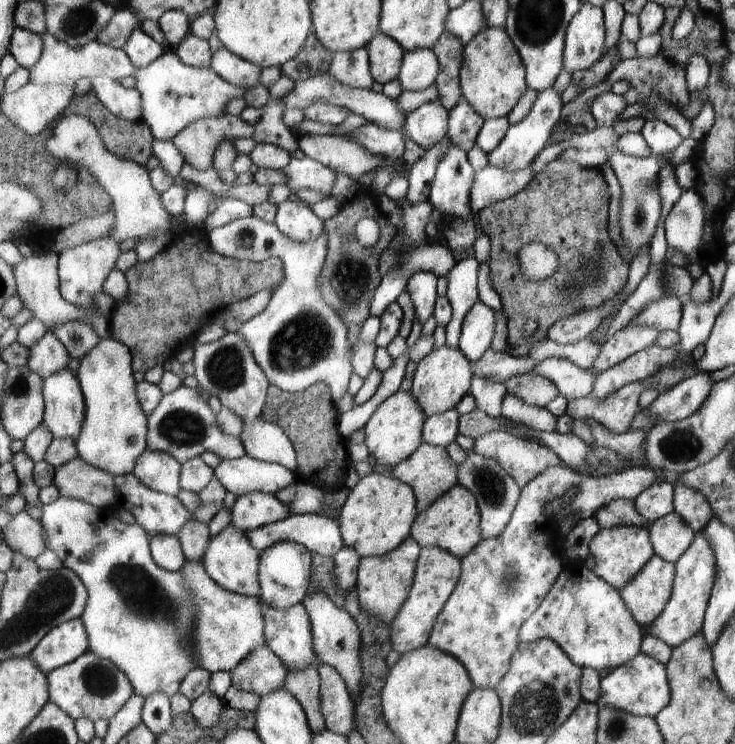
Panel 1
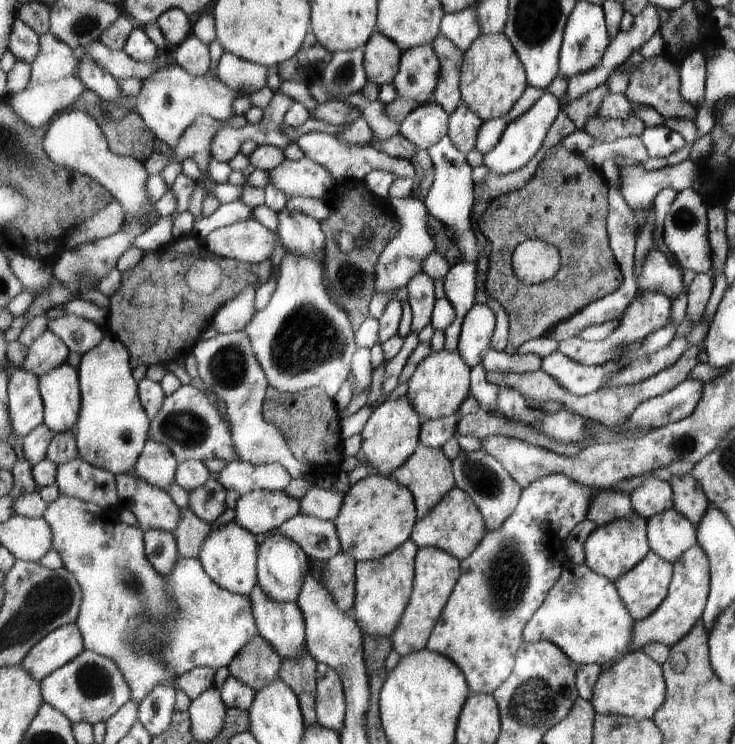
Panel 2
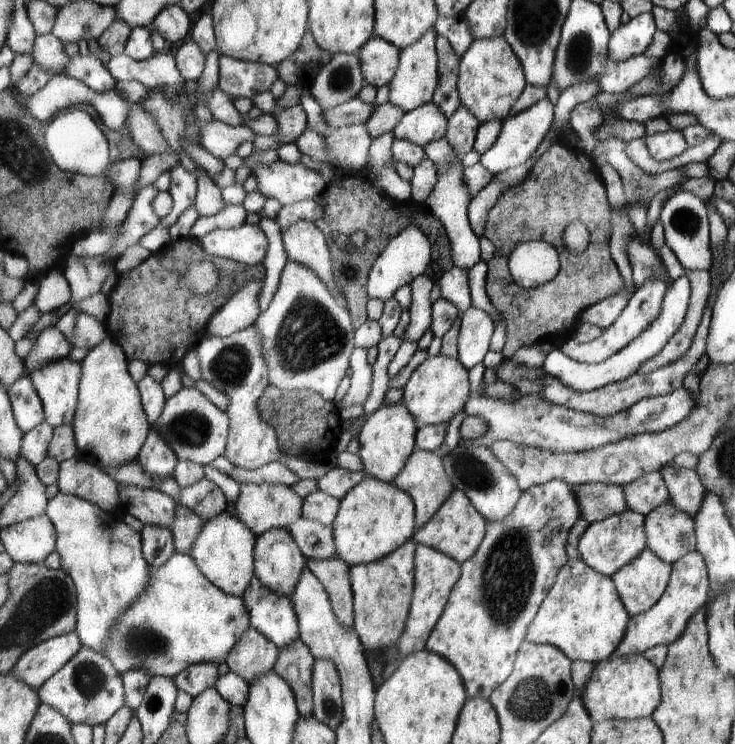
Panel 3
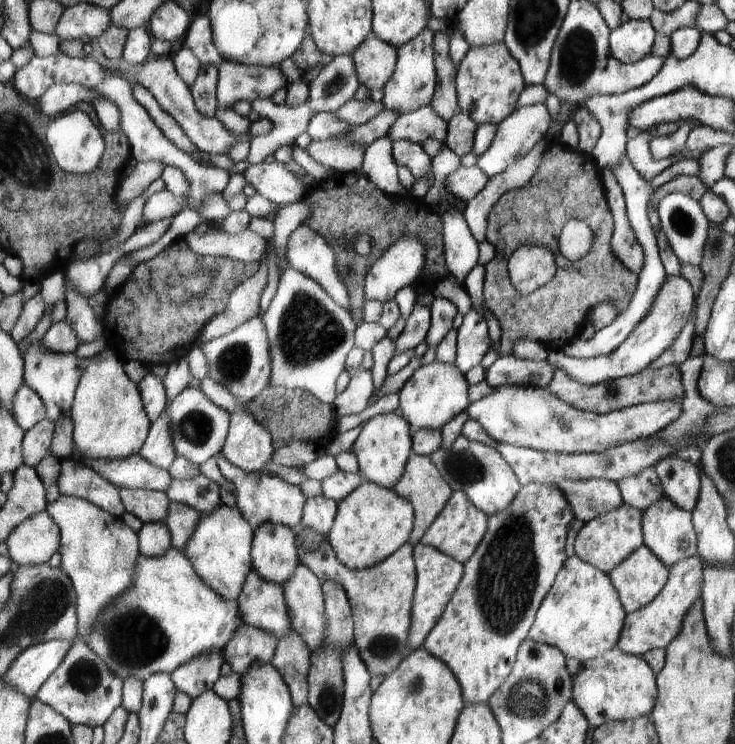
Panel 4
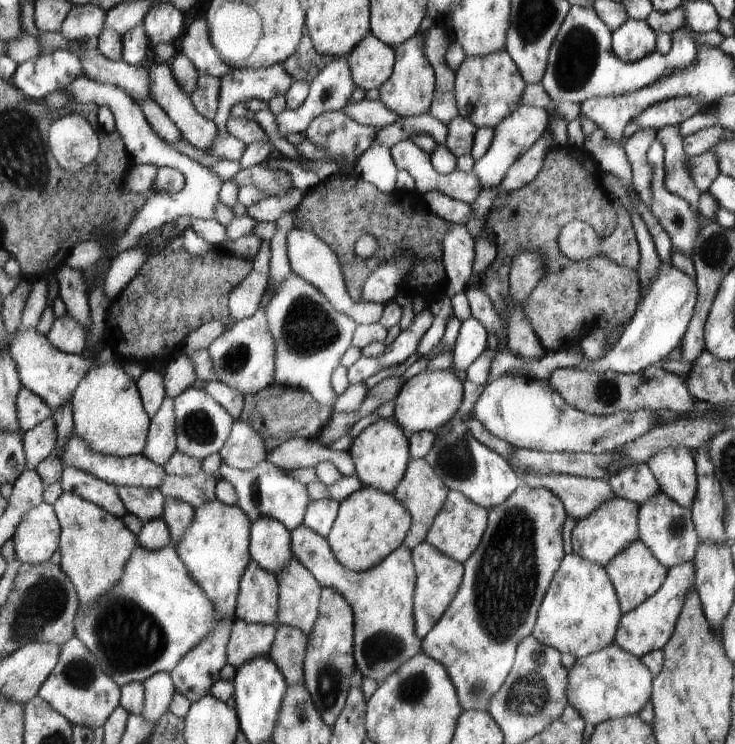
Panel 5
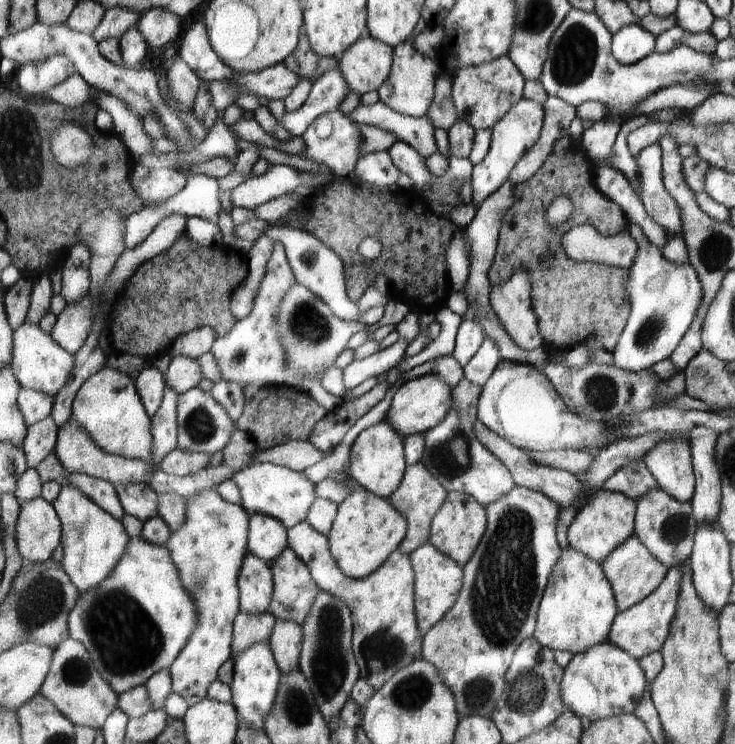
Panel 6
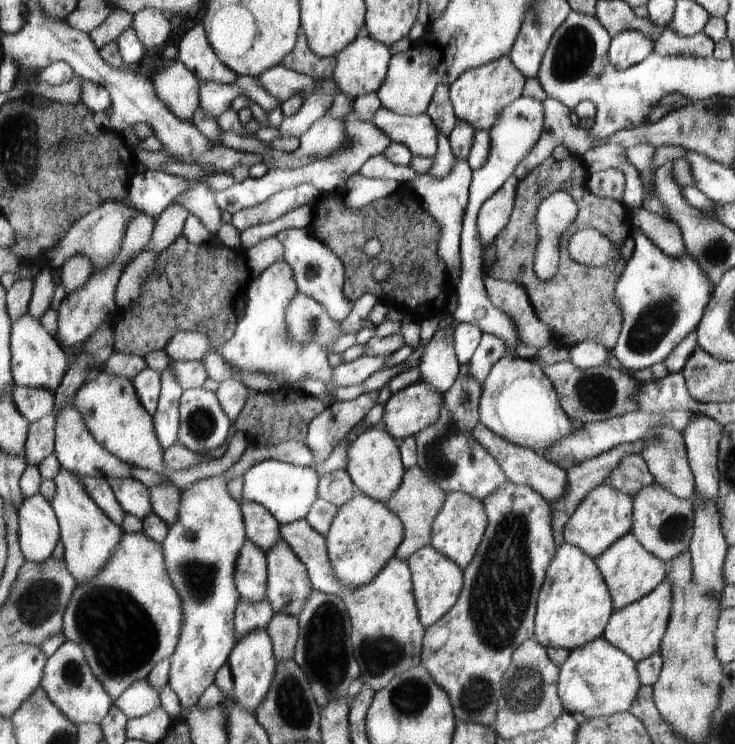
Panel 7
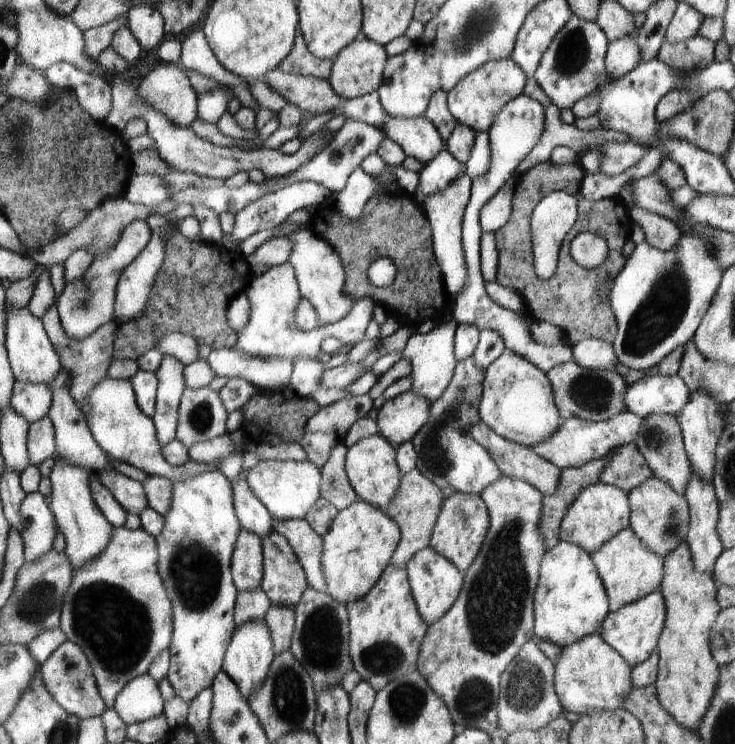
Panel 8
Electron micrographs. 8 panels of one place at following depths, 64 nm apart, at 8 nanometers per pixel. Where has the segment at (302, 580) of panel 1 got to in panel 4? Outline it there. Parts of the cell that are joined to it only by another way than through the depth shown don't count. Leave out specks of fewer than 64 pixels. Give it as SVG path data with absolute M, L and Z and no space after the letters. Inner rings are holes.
M263 524L254 531L254 568L269 582L277 582L281 587L291 580L302 563L296 533L290 526L279 524Z

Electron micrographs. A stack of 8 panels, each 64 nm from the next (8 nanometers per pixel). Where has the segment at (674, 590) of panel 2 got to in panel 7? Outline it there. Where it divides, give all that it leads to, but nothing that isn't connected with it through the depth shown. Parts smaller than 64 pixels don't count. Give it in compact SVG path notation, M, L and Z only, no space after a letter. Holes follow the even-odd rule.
M665 577L649 594L613 612L601 637L617 647L617 650L627 654L637 664L658 652L660 640L669 620L670 606L669 582Z

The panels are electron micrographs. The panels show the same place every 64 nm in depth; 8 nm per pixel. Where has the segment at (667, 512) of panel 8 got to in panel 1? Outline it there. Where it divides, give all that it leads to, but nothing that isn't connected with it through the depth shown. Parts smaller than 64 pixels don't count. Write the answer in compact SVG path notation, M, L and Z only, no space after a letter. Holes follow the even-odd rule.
M674 511L661 518L655 518L650 522L647 532L654 554L672 565L695 538L693 530Z

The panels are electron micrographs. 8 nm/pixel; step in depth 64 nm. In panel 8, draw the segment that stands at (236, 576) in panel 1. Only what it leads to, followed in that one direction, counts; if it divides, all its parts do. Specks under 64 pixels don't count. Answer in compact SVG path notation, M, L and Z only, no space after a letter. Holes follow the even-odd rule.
M219 470L174 484L173 505L165 517L165 531L158 537L160 571L168 594L174 603L174 634L170 652L169 683L176 696L189 704L213 687L223 669L236 629L236 603L240 594L232 576L234 554L242 532L236 510L234 484Z

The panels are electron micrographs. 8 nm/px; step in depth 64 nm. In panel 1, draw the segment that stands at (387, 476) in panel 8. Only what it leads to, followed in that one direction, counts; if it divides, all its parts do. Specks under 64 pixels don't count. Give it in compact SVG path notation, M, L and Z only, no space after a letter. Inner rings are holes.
M398 391L383 401L371 415L365 429L365 447L370 456L375 456L380 466L394 469L397 464L411 458L423 444L423 433L427 414L411 391Z

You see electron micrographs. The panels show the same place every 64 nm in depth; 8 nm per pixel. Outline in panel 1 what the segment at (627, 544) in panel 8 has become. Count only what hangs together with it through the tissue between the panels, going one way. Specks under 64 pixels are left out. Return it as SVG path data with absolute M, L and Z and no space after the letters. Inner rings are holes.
M653 554L633 578L617 592L633 617L641 626L649 626L665 608L665 602L671 598L674 565L661 560Z

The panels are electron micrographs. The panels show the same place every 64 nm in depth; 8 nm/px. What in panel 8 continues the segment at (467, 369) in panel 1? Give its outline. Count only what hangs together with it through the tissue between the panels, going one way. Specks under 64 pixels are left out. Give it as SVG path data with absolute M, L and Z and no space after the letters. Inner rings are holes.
M413 390L385 401L375 420L377 432L397 447L413 441L420 434L421 428L429 422L432 404Z

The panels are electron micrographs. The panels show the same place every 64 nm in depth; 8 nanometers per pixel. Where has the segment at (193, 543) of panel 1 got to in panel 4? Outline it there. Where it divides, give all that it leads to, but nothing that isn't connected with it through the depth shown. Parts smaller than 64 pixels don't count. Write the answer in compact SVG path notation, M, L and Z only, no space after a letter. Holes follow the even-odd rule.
M172 502L165 523L171 531L175 548L180 551L185 550L185 546L191 540L199 520L201 520L201 515L192 506L181 502Z

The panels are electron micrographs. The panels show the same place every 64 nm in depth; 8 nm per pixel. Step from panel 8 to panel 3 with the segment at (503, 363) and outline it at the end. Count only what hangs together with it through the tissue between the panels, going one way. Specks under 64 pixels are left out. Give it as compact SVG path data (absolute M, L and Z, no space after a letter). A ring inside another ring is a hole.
M681 388L653 398L641 399L624 412L613 416L597 418L591 414L571 410L567 406L549 402L543 396L521 396L519 400L497 400L497 398L472 395L464 412L483 418L489 424L487 434L477 440L461 439L468 446L487 446L494 442L509 440L513 444L541 448L554 453L576 453L601 448L637 434L655 434L683 420L692 410L693 400L685 388Z

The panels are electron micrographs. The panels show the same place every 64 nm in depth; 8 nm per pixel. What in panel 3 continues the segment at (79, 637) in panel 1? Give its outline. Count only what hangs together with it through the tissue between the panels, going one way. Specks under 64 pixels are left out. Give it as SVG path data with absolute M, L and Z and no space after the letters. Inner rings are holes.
M76 632L50 638L33 646L19 658L12 671L17 678L39 690L58 670L61 670L81 650L82 642Z

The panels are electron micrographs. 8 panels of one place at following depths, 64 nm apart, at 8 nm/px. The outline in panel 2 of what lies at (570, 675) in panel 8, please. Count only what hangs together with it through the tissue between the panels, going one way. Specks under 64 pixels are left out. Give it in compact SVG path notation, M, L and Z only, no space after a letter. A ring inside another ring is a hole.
M641 651L624 653L611 667L599 670L599 676L591 688L593 710L599 716L623 716L631 720L651 719L653 713L663 705L665 685L661 678L661 666L647 658Z

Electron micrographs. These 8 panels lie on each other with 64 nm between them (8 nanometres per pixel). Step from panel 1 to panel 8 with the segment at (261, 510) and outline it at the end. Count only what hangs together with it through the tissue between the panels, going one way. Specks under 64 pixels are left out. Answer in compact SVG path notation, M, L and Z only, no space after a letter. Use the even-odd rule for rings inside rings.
M262 461L248 472L249 489L264 503L275 519L306 519L313 506L322 499L322 470L312 461Z

